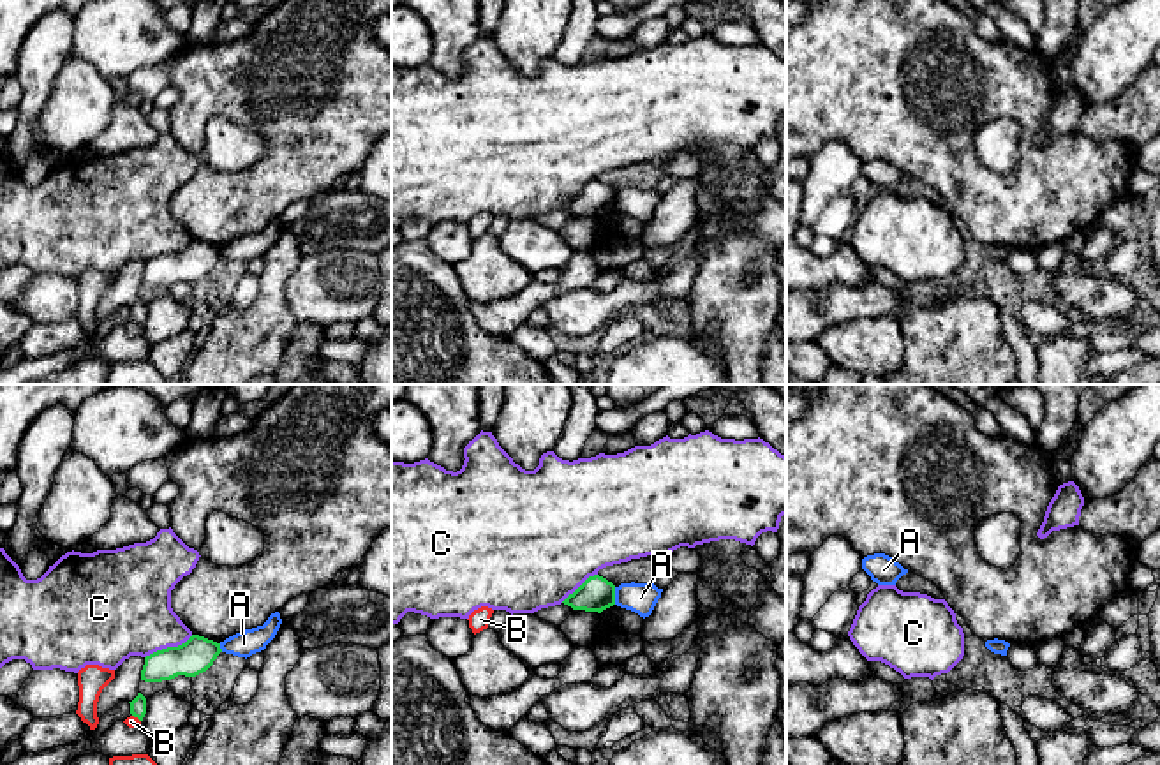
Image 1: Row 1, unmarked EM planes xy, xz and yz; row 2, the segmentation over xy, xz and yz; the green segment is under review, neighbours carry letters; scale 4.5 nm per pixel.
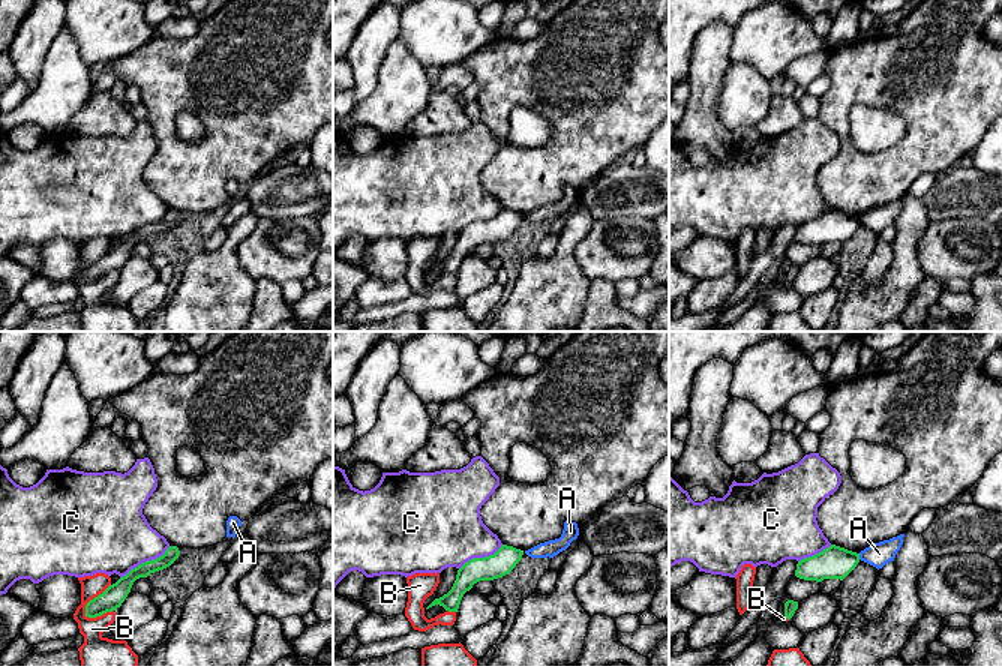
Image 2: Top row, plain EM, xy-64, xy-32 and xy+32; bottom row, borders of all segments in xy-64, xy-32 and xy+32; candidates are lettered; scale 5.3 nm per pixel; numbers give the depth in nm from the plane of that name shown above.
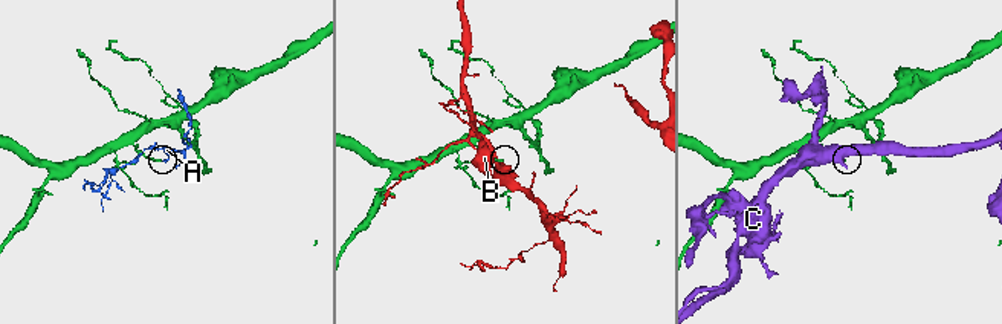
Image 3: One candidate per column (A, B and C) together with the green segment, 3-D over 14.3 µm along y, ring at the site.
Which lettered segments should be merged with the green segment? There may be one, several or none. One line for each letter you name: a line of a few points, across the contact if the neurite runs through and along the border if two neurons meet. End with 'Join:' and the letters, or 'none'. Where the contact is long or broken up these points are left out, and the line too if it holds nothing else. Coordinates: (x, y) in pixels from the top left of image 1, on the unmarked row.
Join: none

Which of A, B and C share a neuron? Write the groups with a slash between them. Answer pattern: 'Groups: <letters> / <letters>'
Groups: A / B / C

